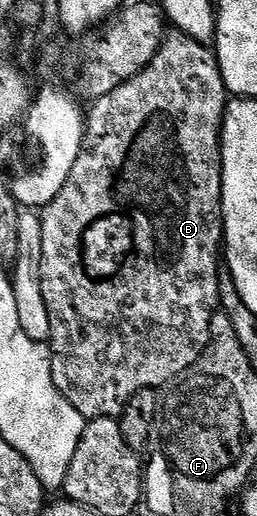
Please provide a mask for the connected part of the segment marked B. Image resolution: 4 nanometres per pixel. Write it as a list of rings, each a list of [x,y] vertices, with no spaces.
[[[175,29],[169,30],[168,34],[164,36],[162,49],[156,54],[154,61],[150,61],[150,65],[146,69],[142,69],[142,73],[138,73],[138,77],[134,77],[130,81],[118,85],[118,89],[114,89],[114,93],[95,100],[93,107],[96,108],[93,109],[92,115],[90,111],[90,116],[86,121],[86,131],[91,138],[93,135],[96,140],[93,143],[91,140],[90,146],[81,154],[80,160],[76,162],[66,185],[60,190],[60,194],[43,208],[44,221],[40,225],[40,231],[44,237],[44,265],[42,267],[44,273],[44,279],[42,278],[44,299],[48,302],[48,309],[52,312],[55,322],[59,326],[60,323],[64,326],[64,335],[68,338],[68,387],[66,383],[68,400],[72,402],[74,409],[78,409],[78,413],[86,421],[116,419],[123,415],[128,402],[138,393],[149,389],[160,389],[163,383],[169,382],[168,384],[171,384],[173,381],[179,380],[181,376],[191,371],[196,362],[200,360],[201,355],[207,351],[209,343],[212,342],[212,319],[218,314],[218,308],[221,306],[220,289],[222,278],[220,279],[220,271],[222,275],[222,248],[224,246],[224,206],[222,205],[224,166],[222,165],[222,153],[220,152],[220,134],[224,131],[224,110],[227,109],[229,102],[230,92],[220,72],[215,50],[211,46],[198,42],[194,37],[184,35]]]

